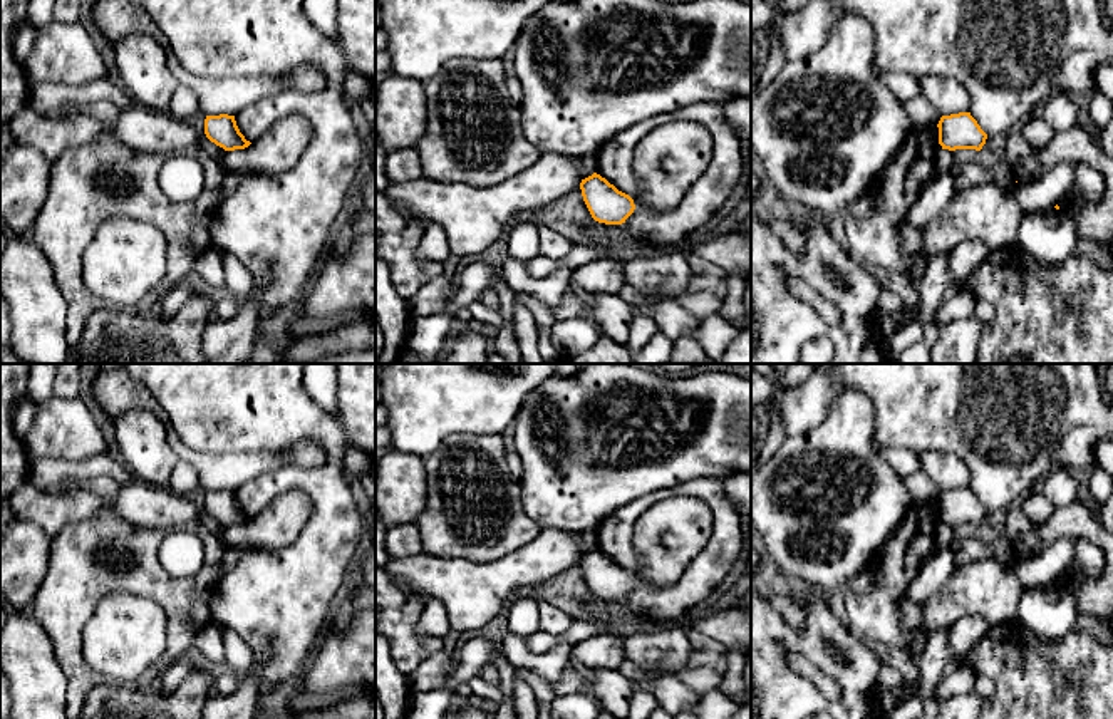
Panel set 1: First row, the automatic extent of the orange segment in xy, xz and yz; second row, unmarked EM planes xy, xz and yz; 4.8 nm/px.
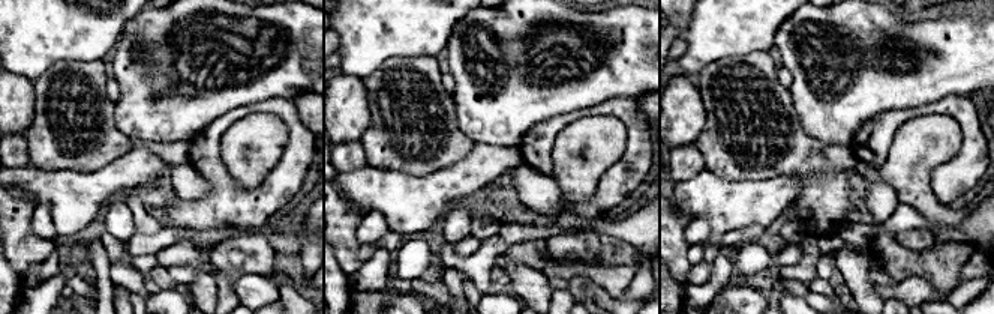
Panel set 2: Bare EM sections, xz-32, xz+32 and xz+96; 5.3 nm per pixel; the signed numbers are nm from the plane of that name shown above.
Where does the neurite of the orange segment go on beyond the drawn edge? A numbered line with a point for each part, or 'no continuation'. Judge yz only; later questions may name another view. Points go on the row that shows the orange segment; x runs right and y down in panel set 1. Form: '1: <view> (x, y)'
no continuation

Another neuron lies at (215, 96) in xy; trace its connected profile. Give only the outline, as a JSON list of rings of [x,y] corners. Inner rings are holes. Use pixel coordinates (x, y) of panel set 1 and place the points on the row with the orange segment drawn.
[[[183,67],[176,70],[174,77],[178,84],[189,87],[196,94],[199,111],[204,116],[235,116],[243,107],[277,92],[283,85],[305,92],[318,92],[325,87],[324,74],[313,67],[300,67],[280,80],[270,77],[204,79],[189,74]]]

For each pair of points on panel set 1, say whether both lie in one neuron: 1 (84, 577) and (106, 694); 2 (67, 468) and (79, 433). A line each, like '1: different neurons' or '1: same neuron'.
1: different neurons
2: different neurons

